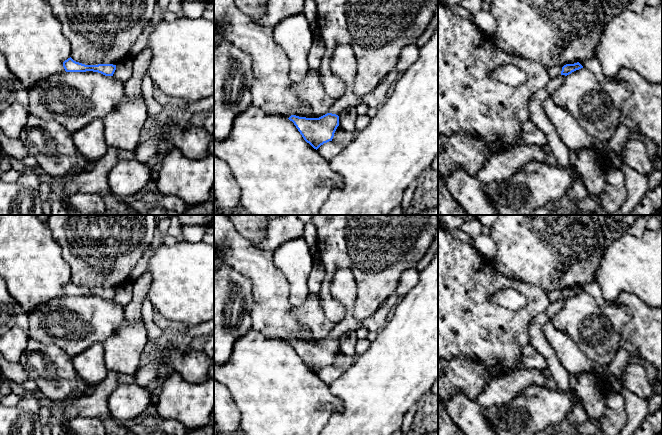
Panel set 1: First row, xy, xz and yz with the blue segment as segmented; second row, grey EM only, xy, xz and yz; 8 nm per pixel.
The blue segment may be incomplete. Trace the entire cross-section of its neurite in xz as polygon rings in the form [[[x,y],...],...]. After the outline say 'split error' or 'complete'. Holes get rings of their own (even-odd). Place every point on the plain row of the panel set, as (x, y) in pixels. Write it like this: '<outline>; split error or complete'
[[[350,269],[336,271],[331,282],[331,294],[335,300],[343,304],[347,313],[345,318],[332,329],[328,337],[319,342],[296,339],[291,339],[288,342],[294,347],[304,364],[316,374],[324,367],[332,365],[339,350],[338,339],[344,333],[356,331],[362,326],[361,322],[352,315],[358,292],[354,274]]]; split error

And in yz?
[[[577,286],[574,288],[566,288],[563,291],[554,290],[554,291],[548,293],[547,295],[548,295],[550,302],[555,302],[555,301],[558,301],[561,299],[567,300],[567,299],[571,298],[572,296],[579,294],[581,292],[583,292],[583,290],[579,286]]]; split error

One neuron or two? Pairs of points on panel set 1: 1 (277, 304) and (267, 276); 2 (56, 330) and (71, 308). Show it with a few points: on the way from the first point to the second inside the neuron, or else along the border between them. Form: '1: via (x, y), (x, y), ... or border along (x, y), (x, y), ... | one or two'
1: via (271, 297), (268, 283) | one
2: via (61, 325), (71, 313) | one

